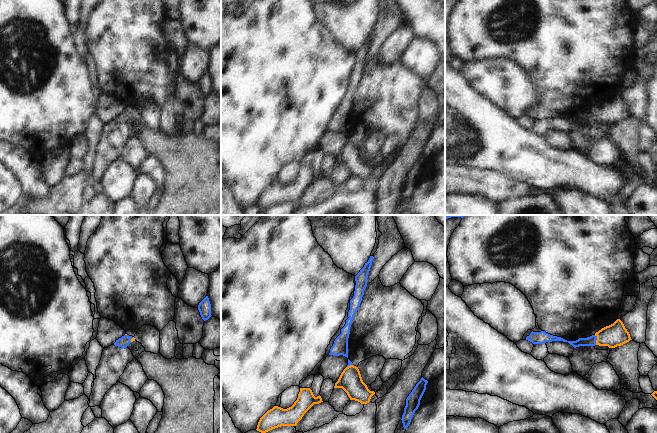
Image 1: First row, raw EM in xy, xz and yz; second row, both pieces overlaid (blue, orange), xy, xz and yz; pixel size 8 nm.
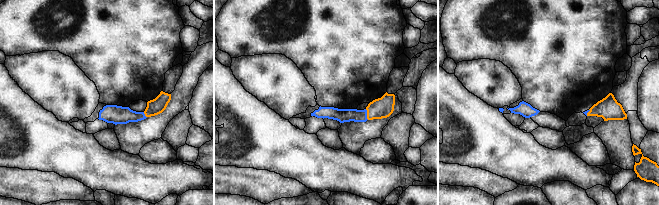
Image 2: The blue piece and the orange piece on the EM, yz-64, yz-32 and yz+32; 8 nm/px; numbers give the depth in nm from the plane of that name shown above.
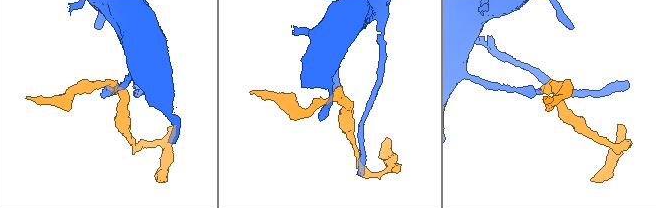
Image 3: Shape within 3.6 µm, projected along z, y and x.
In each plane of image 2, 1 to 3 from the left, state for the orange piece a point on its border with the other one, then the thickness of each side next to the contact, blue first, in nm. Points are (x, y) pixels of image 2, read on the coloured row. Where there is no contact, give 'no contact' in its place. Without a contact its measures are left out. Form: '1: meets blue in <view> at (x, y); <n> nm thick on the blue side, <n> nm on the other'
1: meets blue in yz-64 at (144, 115); 150 nm thick on the blue side, 130 nm on the other
2: meets blue in yz-32 at (366, 114); 110 nm thick on the blue side, 170 nm on the other
3: meets blue in yz+32 at (588, 111); 20 nm thick on the blue side, 180 nm on the other

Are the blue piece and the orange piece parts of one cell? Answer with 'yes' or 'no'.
yes

